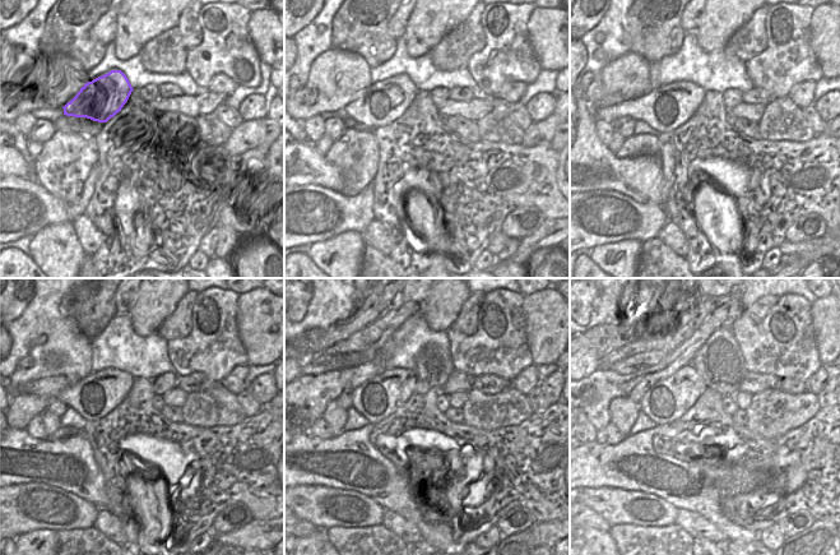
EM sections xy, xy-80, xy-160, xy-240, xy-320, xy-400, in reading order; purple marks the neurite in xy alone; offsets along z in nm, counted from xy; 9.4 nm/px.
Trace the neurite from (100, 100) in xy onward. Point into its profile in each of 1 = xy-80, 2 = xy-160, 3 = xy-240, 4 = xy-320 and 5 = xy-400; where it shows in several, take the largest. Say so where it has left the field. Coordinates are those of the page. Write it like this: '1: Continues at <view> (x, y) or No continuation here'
1: Continues at xy-80 (383, 102)
2: Continues at xy-160 (667, 107)
3: Continues at xy-240 (93, 397)
4: Continues at xy-320 (379, 397)
5: Continues at xy-400 (666, 402)

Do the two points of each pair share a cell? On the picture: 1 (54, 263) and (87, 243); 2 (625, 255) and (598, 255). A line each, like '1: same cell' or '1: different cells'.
1: different cells
2: same cell

